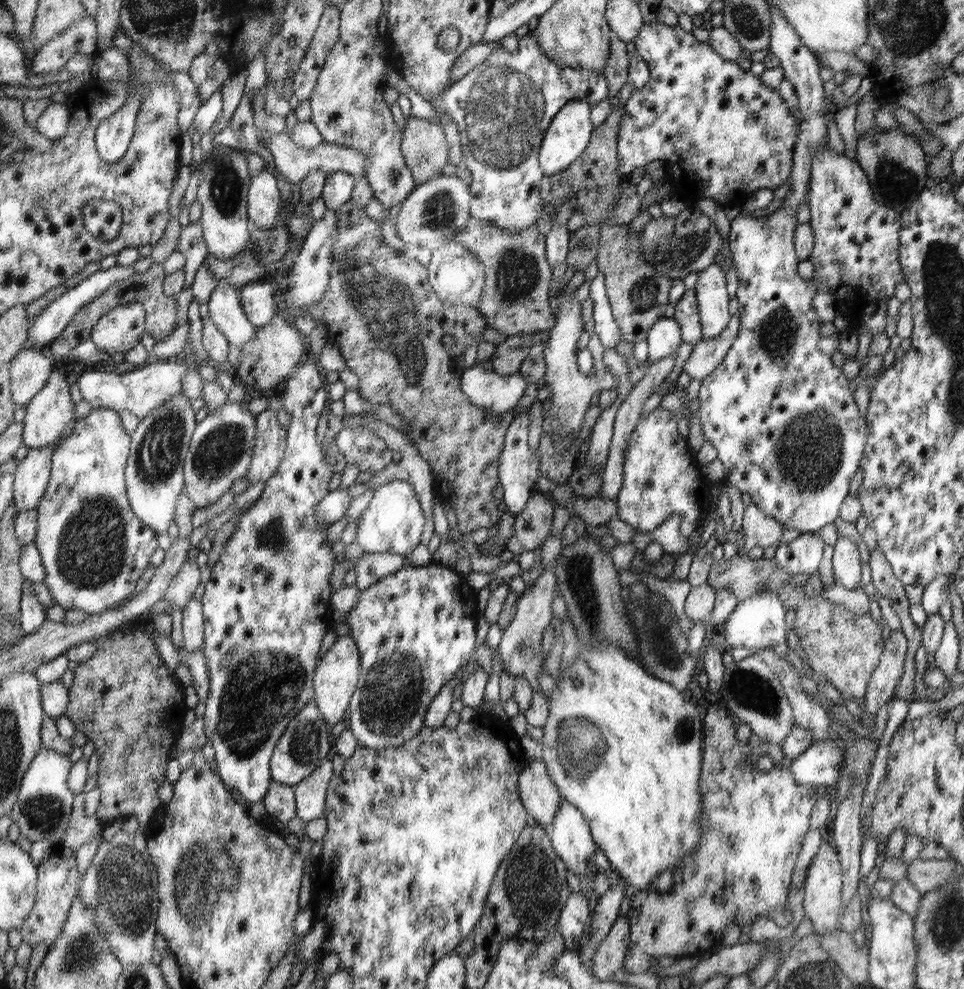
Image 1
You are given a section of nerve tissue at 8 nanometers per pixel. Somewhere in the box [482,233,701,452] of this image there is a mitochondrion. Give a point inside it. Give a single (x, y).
(516, 275)

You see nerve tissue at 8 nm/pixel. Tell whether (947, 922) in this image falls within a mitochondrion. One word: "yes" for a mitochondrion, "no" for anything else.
yes

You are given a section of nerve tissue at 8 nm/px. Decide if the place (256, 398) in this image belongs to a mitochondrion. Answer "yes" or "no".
no

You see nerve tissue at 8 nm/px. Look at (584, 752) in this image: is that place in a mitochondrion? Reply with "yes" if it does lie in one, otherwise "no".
yes

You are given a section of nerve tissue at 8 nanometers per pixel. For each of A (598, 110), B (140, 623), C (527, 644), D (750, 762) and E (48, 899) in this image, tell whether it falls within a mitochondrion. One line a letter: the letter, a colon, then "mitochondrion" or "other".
A: other
B: other
C: mitochondrion
D: other
E: other

